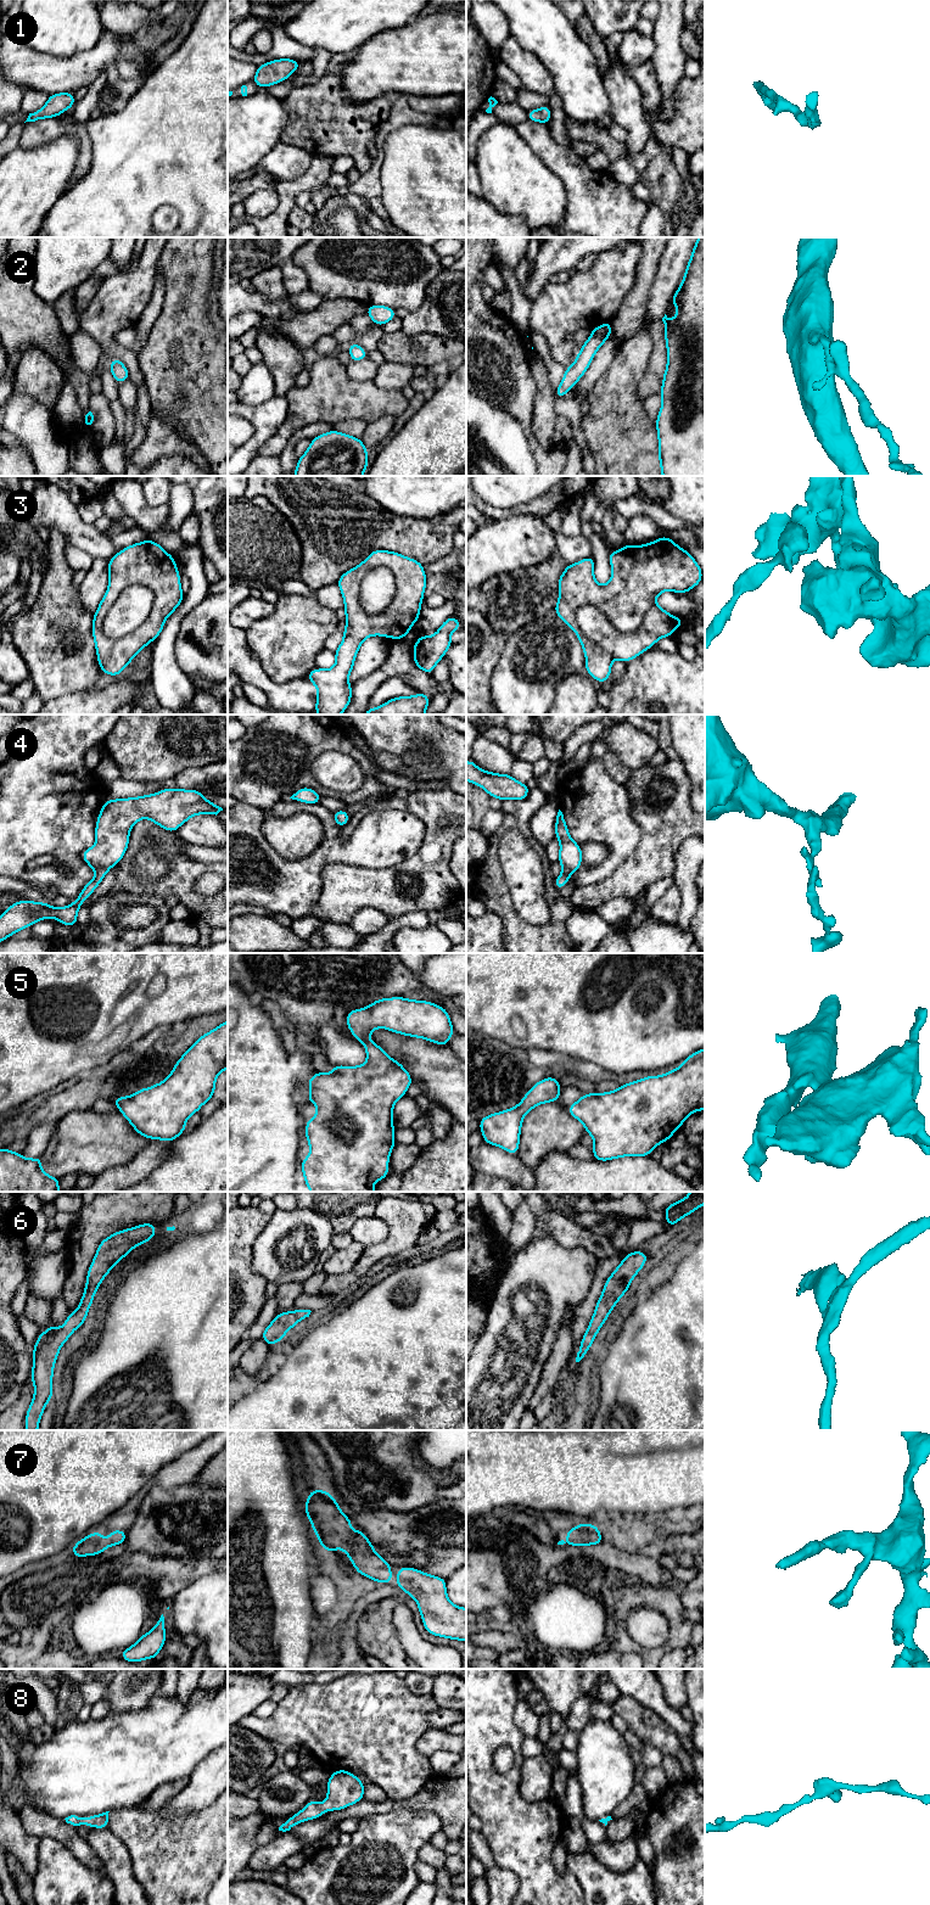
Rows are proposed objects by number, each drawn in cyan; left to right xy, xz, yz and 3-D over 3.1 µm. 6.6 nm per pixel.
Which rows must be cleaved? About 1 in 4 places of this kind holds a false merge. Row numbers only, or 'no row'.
no row

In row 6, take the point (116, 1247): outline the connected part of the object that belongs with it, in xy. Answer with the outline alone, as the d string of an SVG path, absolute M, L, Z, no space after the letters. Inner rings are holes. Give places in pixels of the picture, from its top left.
M147 1222L118 1231L100 1243L88 1270L86 1284L78 1309L69 1313L61 1329L51 1323L46 1332L40 1333L34 1345L30 1375L34 1383L34 1396L26 1413L26 1430L38 1430L44 1408L52 1399L52 1374L60 1349L77 1328L84 1326L94 1295L103 1278L136 1245L147 1243L155 1236L155 1223Z

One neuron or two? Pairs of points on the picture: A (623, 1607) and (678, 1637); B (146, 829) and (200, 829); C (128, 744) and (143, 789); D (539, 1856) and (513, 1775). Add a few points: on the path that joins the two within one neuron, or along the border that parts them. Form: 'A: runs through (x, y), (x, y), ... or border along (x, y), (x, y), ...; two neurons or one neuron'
A: runs through (642, 1598), (657, 1598), (676, 1619); one neuron
B: border along (175, 833), (180, 838); two neurons
C: border along (122, 777), (139, 783); two neurons
D: runs through (521, 1836), (511, 1825), (511, 1796); one neuron

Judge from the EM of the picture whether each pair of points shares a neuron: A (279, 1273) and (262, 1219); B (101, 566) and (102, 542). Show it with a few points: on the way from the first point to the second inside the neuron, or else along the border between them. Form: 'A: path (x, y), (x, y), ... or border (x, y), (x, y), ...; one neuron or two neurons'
A: border (270, 1216), (265, 1227), (256, 1238), (253, 1255); two neurons
B: border (95, 558), (102, 558), (106, 561); two neurons

